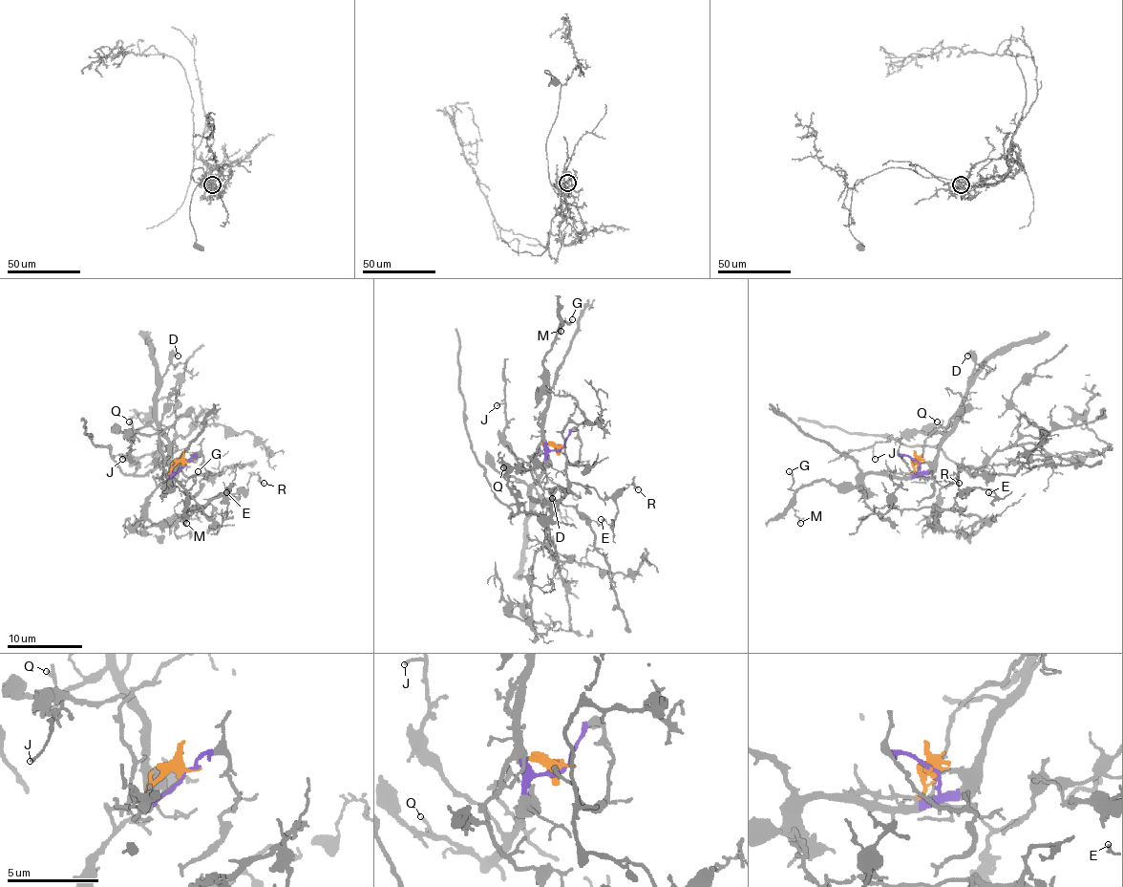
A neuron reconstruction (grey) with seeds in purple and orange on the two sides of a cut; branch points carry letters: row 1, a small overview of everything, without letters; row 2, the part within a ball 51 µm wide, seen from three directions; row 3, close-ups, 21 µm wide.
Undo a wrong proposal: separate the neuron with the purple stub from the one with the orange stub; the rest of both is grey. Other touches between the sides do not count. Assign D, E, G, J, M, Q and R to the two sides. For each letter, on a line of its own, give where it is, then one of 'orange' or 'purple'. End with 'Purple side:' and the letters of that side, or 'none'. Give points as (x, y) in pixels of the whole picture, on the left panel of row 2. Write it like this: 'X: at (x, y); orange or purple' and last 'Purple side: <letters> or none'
D: at (178, 356); purple
E: at (226, 492); orange
G: at (198, 471); purple
J: at (122, 459); purple
M: at (186, 523); purple
Q: at (129, 421); purple
R: at (264, 483); orange
Purple side: D, G, J, M, Q

